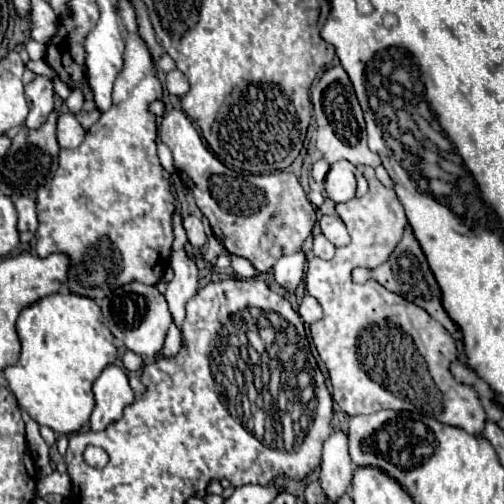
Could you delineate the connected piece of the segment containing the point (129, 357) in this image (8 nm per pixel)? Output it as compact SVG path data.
M126 351L122 358L122 361L127 371L139 370L143 365L141 356L133 353L132 351Z

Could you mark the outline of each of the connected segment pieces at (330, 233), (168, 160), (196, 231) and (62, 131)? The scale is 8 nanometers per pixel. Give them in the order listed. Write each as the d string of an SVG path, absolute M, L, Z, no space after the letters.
M323 215L321 221L321 231L323 235L335 245L335 247L343 247L349 245L349 233L345 229L345 223L337 217L337 215Z
M159 143L159 161L161 161L161 165L163 165L163 169L165 169L165 171L175 173L175 165L173 165L171 151L169 151L169 147L165 147L163 143Z
M187 215L183 219L183 227L187 231L187 239L189 239L191 247L201 249L207 243L207 235L203 231L203 223L201 223L201 219L197 215Z
M63 113L57 121L57 141L63 149L75 149L83 143L85 129L79 125L73 113Z

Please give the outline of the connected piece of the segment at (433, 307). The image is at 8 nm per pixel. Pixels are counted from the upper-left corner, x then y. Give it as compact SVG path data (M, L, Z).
M407 225L403 231L403 237L399 241L399 245L395 247L395 251L389 255L389 259L371 271L371 277L377 279L383 287L387 287L393 293L399 293L401 297L405 297L407 301L419 305L421 309L425 309L433 319L437 319L439 323L443 323L443 327L451 333L455 333L459 327L453 323L453 319L449 319L447 311L443 309L443 301L441 301L441 289L433 277L433 271L429 269L429 263L421 251L421 245L417 243L413 229Z

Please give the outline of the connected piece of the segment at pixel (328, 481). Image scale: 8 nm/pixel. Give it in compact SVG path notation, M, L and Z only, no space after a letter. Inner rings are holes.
M333 429L331 435L323 441L321 475L319 475L323 491L331 499L341 497L353 479L353 471L355 463L349 459L347 453L347 435L341 429Z

